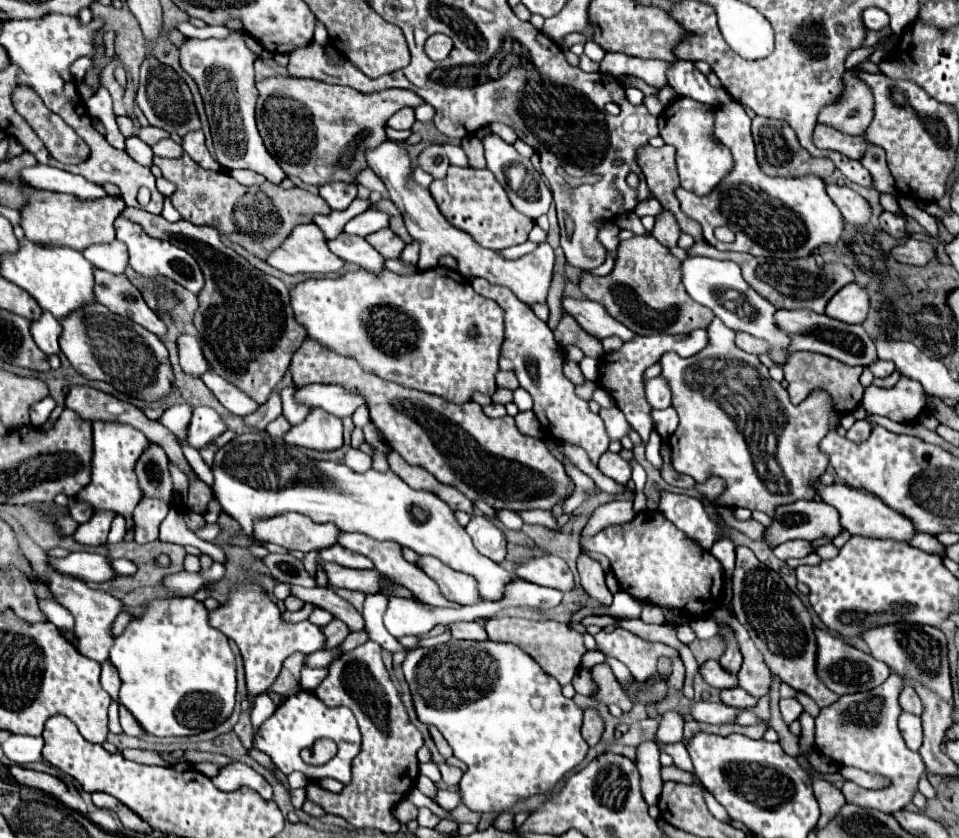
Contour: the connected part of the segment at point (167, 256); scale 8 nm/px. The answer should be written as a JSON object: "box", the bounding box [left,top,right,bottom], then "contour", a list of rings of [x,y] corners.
{"box":[114,218,204,294],"contour":[[[116,218],[114,220],[114,230],[116,230],[116,240],[124,242],[126,248],[128,248],[128,254],[130,254],[130,266],[144,278],[156,278],[156,276],[164,276],[164,278],[170,278],[174,282],[178,282],[180,286],[184,286],[186,290],[198,294],[204,286],[204,278],[202,278],[202,270],[198,266],[198,262],[182,248],[178,246],[172,246],[170,242],[166,240],[156,240],[156,238],[150,238],[148,234],[142,232],[142,228],[126,218]]]}

